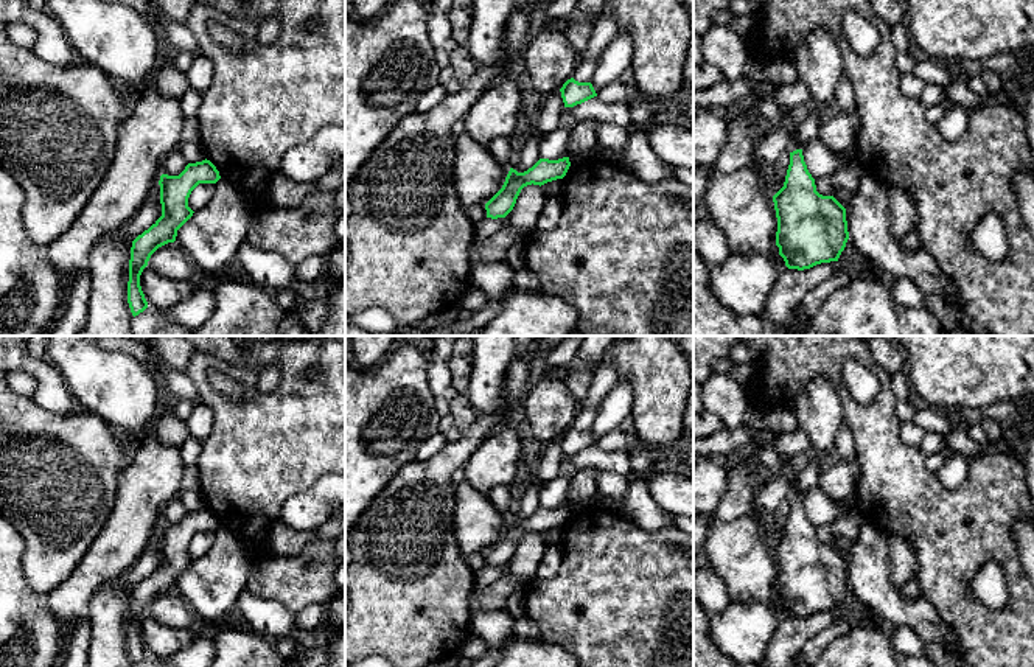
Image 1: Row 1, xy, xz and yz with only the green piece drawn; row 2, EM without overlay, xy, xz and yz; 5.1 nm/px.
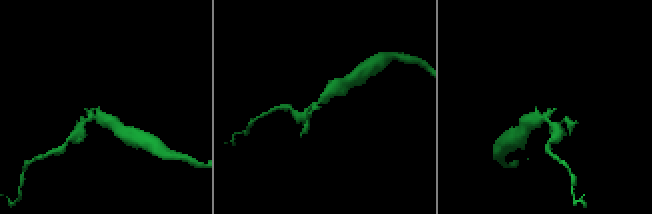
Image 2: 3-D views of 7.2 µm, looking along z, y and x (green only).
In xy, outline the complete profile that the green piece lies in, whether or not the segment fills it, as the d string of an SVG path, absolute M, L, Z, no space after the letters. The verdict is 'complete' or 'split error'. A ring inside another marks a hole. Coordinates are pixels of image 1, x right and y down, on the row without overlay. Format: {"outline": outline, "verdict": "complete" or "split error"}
{"outline": "M210 508L188 512L179 524L162 522L160 552L162 564L132 589L129 608L128 651L132 664L148 656L140 634L140 623L151 603L162 594L174 591L177 578L193 564L188 546L199 532L216 532L219 519Z", "verdict": "complete"}

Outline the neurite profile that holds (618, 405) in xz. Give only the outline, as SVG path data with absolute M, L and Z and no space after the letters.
M617 382L614 390L600 403L591 432L596 442L617 428L631 415L633 390L625 382Z

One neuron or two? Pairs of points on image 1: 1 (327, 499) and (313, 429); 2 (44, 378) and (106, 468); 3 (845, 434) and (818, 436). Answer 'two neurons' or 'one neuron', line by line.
1: two neurons
2: two neurons
3: two neurons

